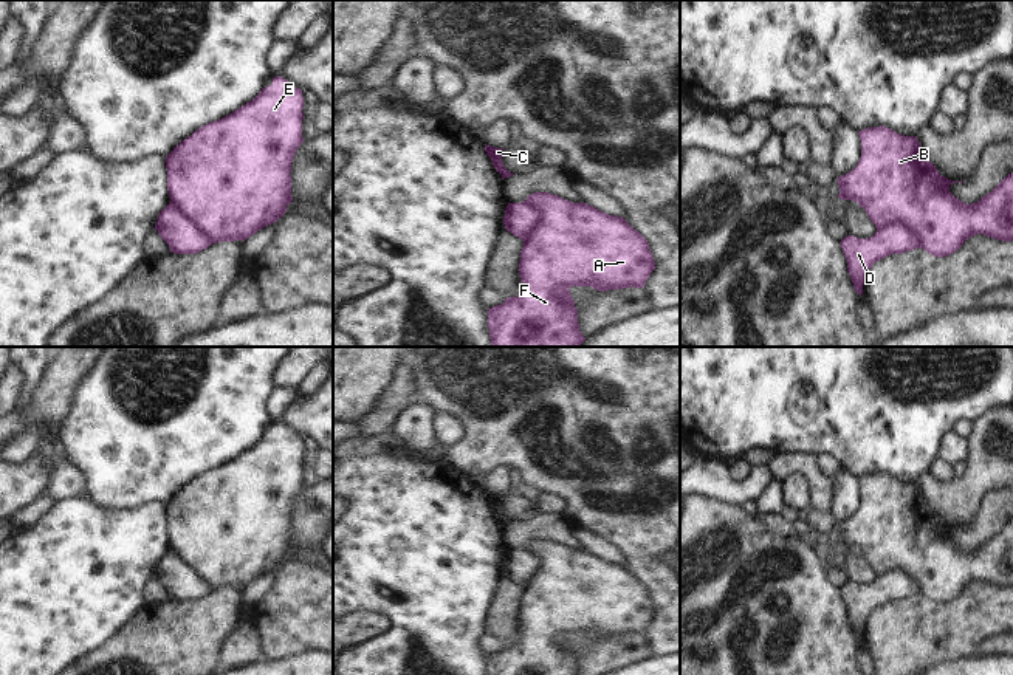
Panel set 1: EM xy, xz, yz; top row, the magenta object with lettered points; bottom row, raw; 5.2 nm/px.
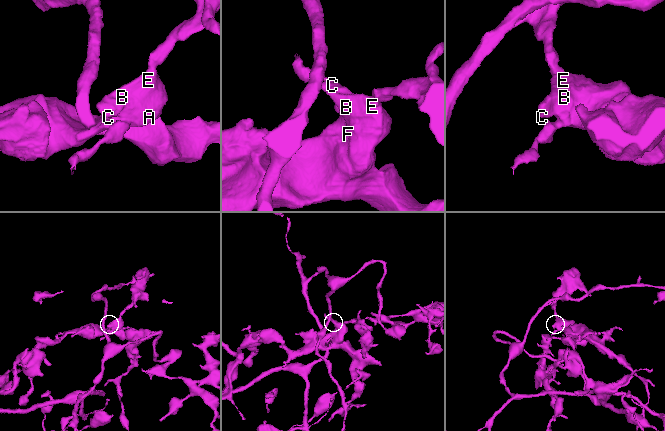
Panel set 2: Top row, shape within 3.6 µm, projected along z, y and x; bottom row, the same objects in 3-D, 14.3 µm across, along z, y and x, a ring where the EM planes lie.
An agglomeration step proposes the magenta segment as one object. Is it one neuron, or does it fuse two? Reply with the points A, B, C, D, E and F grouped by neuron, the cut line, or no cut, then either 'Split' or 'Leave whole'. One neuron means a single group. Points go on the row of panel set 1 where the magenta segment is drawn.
Groups: A B C E F / D. Split along yz (877, 228), (903, 223), (917, 237), (920, 246). Split

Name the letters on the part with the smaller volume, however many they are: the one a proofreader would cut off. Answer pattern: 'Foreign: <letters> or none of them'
Foreign: D

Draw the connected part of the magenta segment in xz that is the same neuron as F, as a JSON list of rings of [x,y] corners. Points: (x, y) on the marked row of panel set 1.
[[[534,192],[522,203],[537,211],[539,221],[520,251],[519,294],[488,308],[491,345],[579,347],[585,338],[579,331],[578,310],[568,290],[643,288],[655,269],[649,243],[623,217],[609,215],[587,203],[572,203],[548,192]]]

